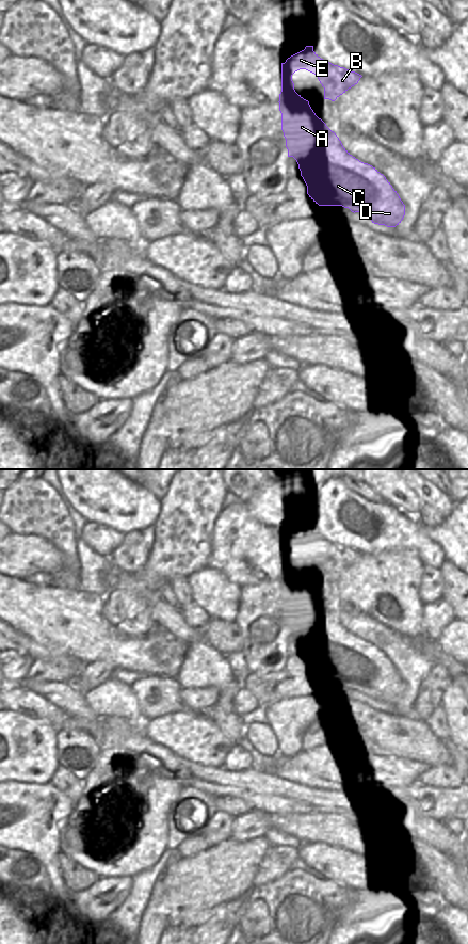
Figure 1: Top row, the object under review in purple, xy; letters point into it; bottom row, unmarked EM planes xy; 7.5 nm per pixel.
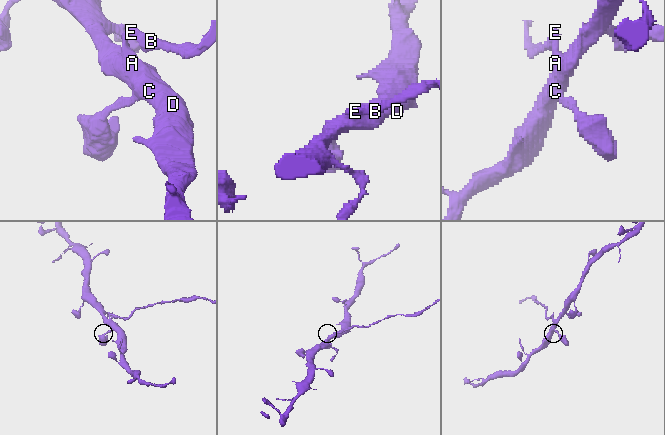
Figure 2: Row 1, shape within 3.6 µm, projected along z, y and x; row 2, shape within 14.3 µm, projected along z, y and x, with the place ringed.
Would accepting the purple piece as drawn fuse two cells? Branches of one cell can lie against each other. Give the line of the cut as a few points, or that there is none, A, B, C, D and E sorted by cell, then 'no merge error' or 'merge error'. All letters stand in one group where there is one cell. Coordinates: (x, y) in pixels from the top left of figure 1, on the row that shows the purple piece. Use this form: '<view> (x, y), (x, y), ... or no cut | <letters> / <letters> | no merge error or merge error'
xy (281, 85), (287, 85), (295, 92) | A C D / B E | merge error

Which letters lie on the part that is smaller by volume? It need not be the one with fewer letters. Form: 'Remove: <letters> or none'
Remove: B, E

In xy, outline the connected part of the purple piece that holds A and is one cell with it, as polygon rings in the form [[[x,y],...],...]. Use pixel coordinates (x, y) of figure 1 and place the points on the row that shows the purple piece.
[[[281,86],[278,102],[281,113],[281,130],[286,139],[288,157],[293,157],[296,160],[301,176],[307,186],[309,197],[319,206],[342,206],[349,208],[354,213],[361,212],[374,224],[385,225],[387,227],[399,225],[405,215],[405,205],[386,177],[372,165],[353,157],[343,147],[336,133],[316,115],[309,101],[296,92],[293,93],[289,86]]]

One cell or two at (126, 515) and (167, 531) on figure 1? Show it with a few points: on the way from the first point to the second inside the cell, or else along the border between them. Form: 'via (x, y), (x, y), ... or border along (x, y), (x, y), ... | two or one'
border along (159, 500), (159, 515), (152, 525) | two

